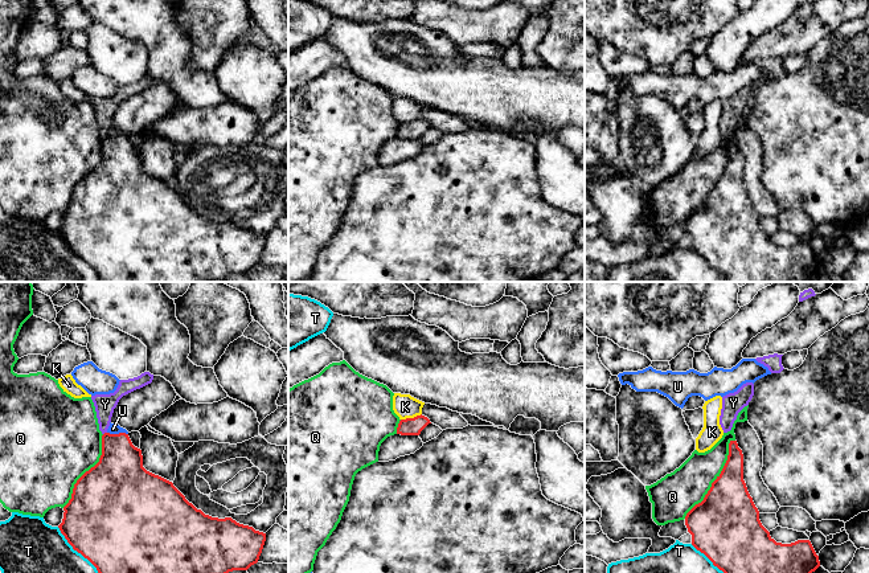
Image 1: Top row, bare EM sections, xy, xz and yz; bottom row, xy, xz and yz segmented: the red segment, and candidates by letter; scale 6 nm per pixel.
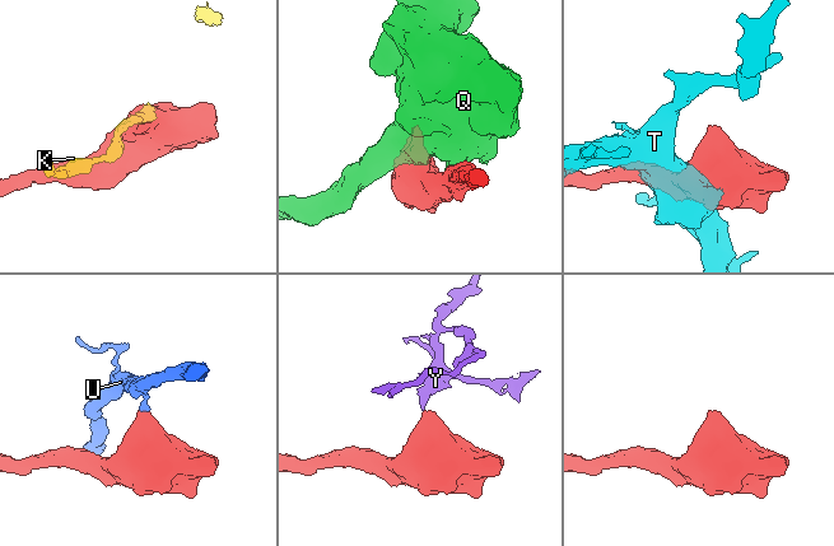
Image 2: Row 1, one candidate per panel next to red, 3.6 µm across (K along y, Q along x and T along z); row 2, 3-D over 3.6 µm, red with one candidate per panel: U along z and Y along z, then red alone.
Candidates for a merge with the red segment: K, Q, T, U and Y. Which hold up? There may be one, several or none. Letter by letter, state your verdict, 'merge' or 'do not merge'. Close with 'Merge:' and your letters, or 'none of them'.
K: do not merge
Q: do not merge
T: do not merge
U: do not merge
Y: do not merge
Merge: none of them

